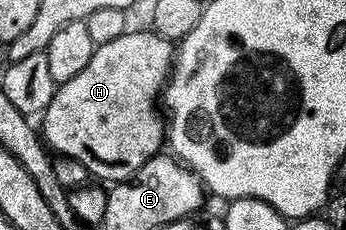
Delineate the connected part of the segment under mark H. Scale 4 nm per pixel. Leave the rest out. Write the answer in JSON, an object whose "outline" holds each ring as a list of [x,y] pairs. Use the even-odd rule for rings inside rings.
{"outline":[[[128,30],[114,42],[98,45],[93,58],[89,58],[89,66],[85,66],[77,78],[69,78],[69,82],[58,85],[49,106],[41,114],[41,136],[46,147],[52,153],[81,162],[99,182],[127,181],[145,166],[145,162],[158,155],[165,144],[161,97],[173,67],[173,44],[154,30],[146,31]]]}

